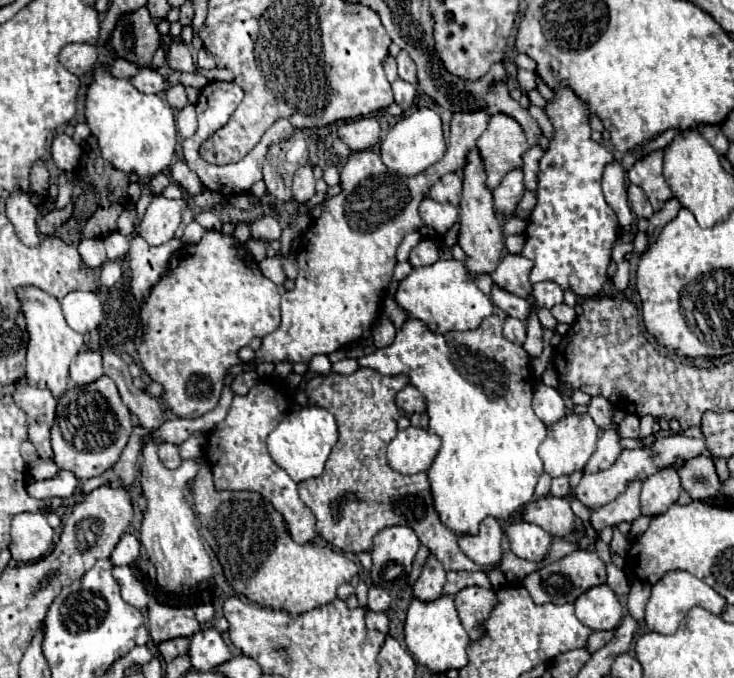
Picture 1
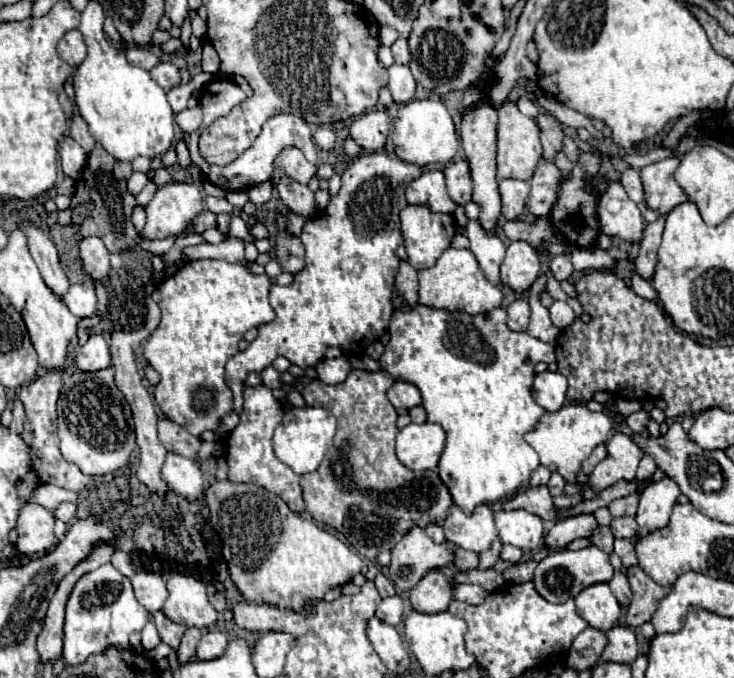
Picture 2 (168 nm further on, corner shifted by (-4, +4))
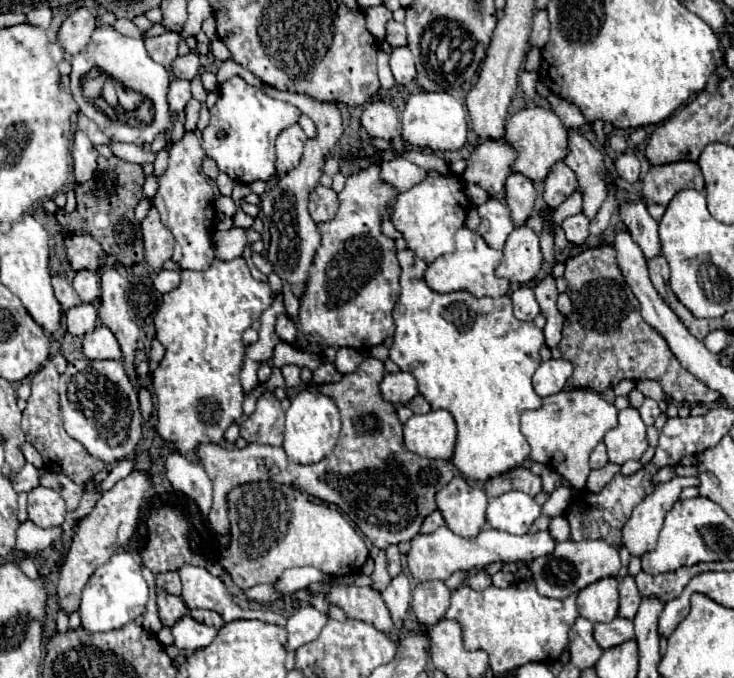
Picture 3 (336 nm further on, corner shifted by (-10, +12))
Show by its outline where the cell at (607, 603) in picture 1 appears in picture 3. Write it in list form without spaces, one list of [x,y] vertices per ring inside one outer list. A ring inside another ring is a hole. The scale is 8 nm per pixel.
[[[604,578],[580,590],[578,610],[590,622],[612,622],[618,616],[618,580]]]

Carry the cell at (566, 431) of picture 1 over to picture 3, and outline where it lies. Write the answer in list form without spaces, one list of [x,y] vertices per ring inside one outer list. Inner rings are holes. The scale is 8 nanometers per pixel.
[[[562,390],[554,396],[544,398],[542,408],[528,410],[522,414],[522,434],[526,436],[532,452],[530,460],[542,462],[548,468],[560,472],[572,488],[580,490],[586,486],[590,466],[588,456],[604,434],[618,424],[618,410],[606,402],[594,390]]]

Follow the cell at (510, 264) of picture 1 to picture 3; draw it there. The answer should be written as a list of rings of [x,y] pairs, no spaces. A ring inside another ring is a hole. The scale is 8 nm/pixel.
[[[518,226],[506,240],[504,256],[496,274],[510,282],[532,282],[542,268],[542,254],[538,236],[528,226]]]

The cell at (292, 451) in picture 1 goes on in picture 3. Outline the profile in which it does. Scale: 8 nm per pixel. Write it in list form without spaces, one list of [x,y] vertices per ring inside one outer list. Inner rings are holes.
[[[302,390],[286,410],[286,430],[284,430],[284,452],[290,462],[314,464],[328,456],[340,434],[340,412],[336,404],[316,392]]]

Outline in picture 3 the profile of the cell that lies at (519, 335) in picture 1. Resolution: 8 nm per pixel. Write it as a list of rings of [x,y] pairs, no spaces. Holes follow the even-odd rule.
[[[520,286],[514,294],[512,294],[512,302],[514,302],[514,316],[518,320],[526,320],[532,322],[536,318],[536,314],[540,312],[540,306],[536,302],[534,290],[528,286]]]

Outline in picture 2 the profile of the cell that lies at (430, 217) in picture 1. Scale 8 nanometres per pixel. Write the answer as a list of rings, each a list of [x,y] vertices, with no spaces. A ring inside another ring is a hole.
[[[430,170],[412,180],[406,188],[406,200],[408,204],[432,204],[434,212],[454,212],[454,202],[446,192],[444,172],[442,170]]]

